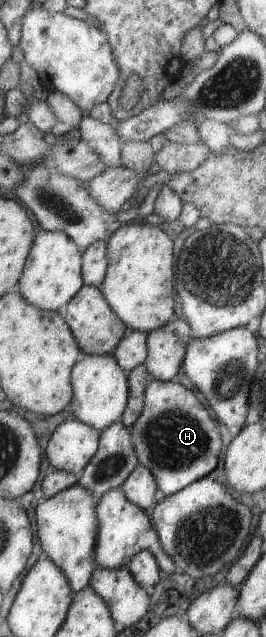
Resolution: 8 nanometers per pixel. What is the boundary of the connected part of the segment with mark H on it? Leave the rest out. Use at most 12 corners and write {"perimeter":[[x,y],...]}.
{"perimeter":[[127,373],[119,420],[164,497],[216,469],[219,428],[192,391]]}

